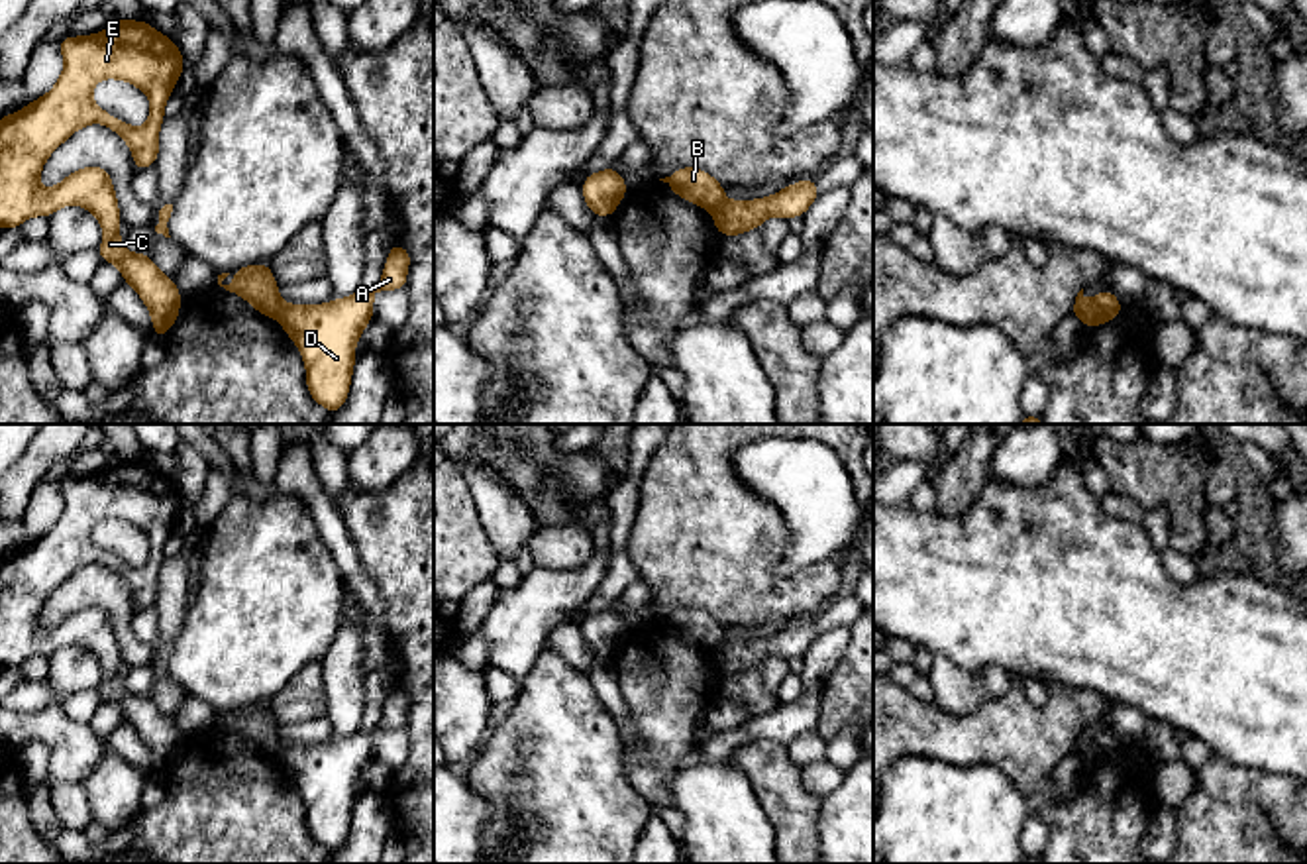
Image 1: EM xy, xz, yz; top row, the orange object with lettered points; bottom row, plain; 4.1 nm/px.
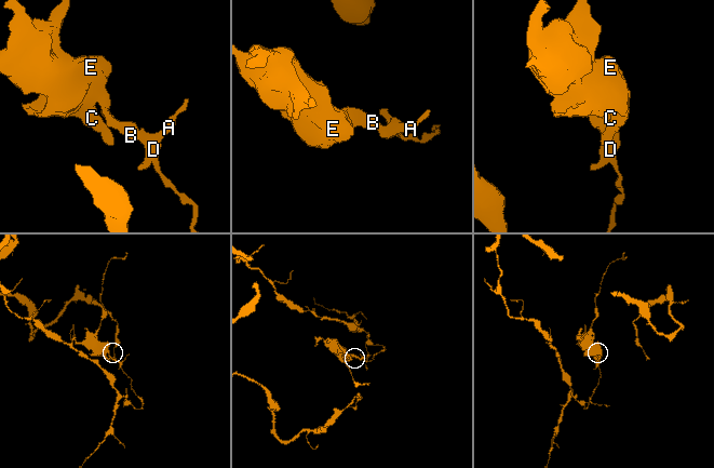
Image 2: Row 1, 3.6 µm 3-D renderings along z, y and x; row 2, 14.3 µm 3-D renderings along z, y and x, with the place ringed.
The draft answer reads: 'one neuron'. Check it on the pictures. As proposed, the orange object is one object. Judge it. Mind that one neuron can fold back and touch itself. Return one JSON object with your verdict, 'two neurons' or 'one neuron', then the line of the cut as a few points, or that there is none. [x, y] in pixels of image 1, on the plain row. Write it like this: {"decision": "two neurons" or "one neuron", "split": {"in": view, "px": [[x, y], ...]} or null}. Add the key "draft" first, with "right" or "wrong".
{"draft": "wrong", "decision": "two neurons", "split": {"in": "yz", "px": [[1092, 741], [1082, 760]]}}

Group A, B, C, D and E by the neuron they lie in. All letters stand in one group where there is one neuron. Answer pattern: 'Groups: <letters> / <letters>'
Groups: A D / B C E

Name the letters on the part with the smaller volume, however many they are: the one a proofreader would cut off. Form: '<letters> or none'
B, C, E

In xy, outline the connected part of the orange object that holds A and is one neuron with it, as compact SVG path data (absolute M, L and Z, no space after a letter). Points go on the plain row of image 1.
M392 683L375 730L357 730L324 744L281 740L277 762L304 799L310 837L328 852L338 852L345 844L355 807L355 783L373 758L375 734L404 729L408 705L410 691Z

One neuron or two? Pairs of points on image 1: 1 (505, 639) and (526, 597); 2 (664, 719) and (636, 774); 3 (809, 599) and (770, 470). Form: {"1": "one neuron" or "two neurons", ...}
{"1": "one neuron", "2": "one neuron", "3": "two neurons"}

